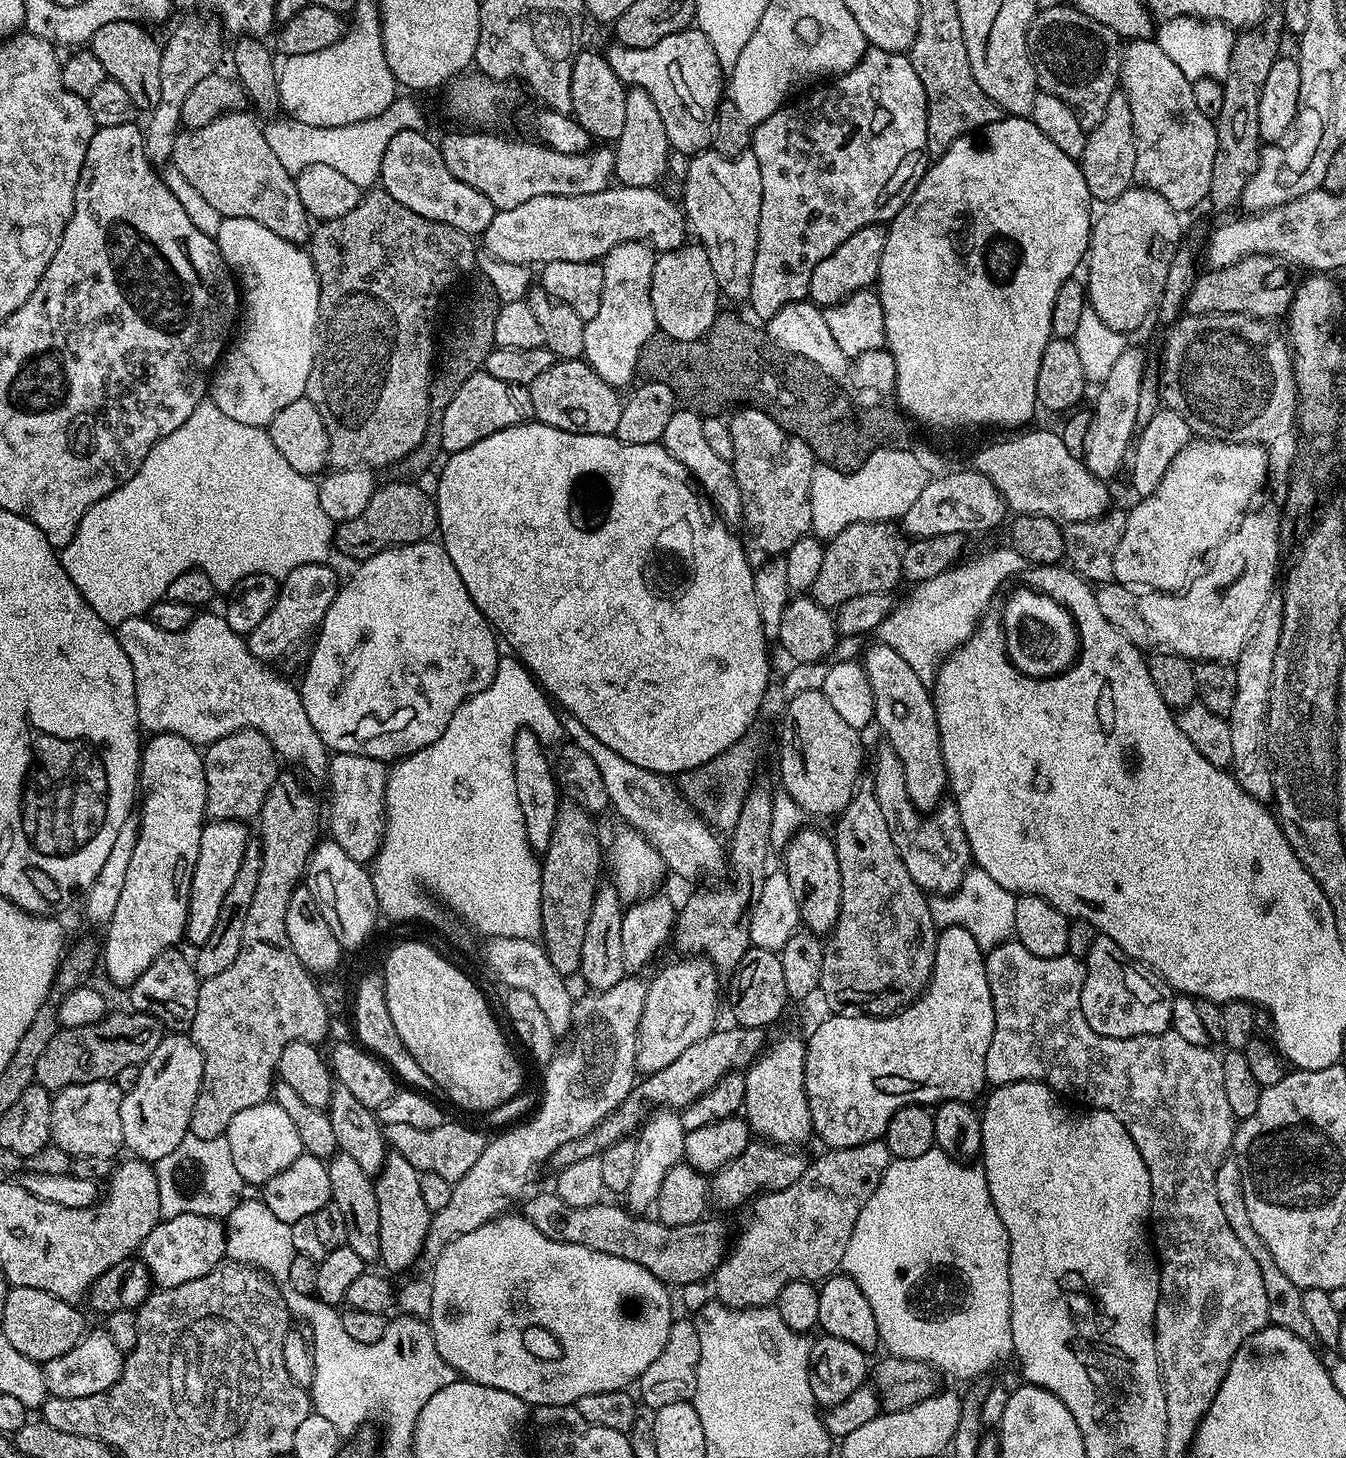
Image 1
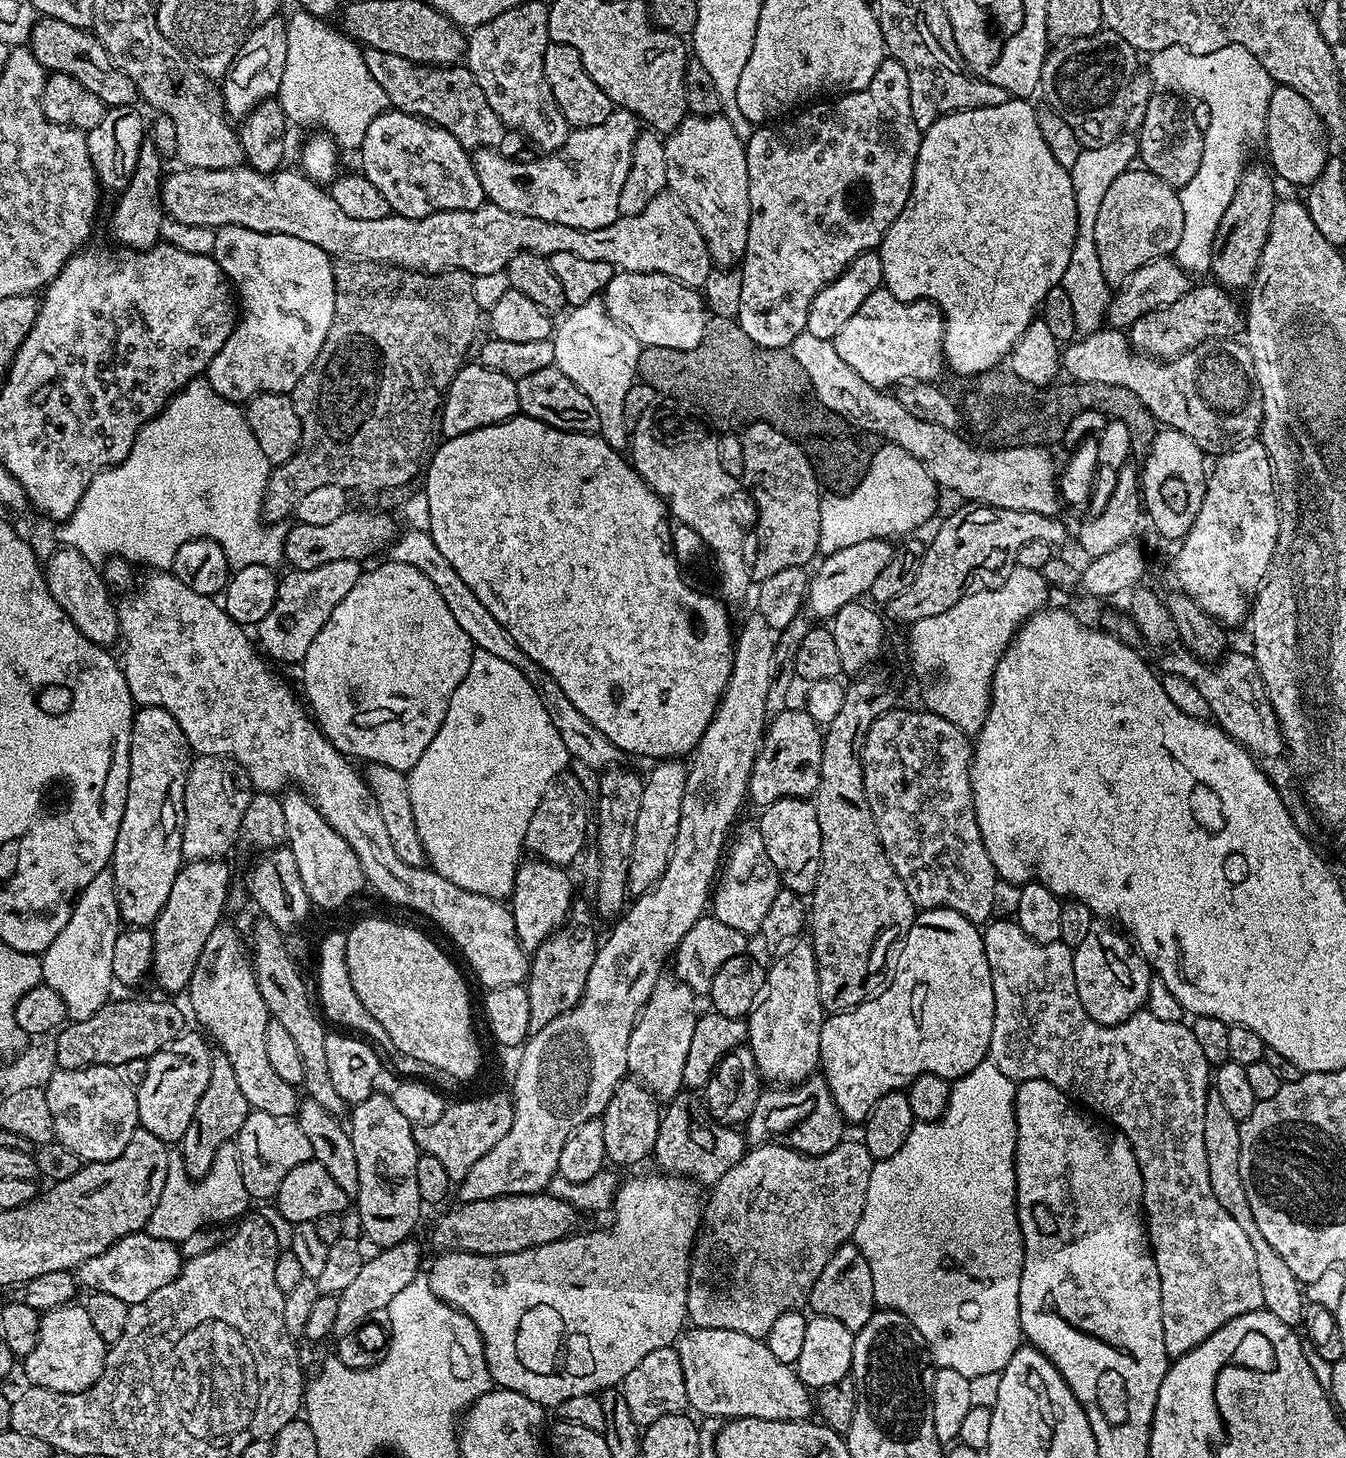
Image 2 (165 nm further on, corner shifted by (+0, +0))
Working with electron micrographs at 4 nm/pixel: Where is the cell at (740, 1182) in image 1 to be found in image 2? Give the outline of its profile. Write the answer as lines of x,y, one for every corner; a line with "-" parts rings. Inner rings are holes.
813,1074
800,1084
772,1086
761,1091
758,1106
750,1114
746,1125
746,1140
749,1145
759,1146
779,1142
788,1148
809,1156
821,1156
834,1150
845,1139
846,1121
838,1110
823,1075

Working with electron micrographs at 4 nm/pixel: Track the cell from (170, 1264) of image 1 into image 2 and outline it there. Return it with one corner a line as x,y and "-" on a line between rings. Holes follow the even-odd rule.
145,1230
114,1242
114,1246
94,1258
86,1258
74,1275
81,1289
114,1294
114,1298
122,1298
131,1306
150,1298
154,1290
162,1290
166,1282
180,1273
181,1267
181,1249
173,1241
154,1238

